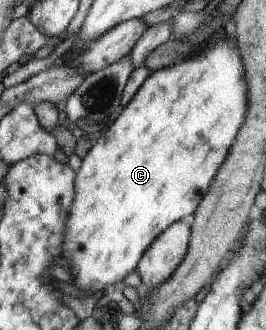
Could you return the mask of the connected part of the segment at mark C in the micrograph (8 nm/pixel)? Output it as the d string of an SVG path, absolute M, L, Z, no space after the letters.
M231 25L225 26L225 32L227 32L226 35L213 39L198 53L189 55L182 61L172 65L159 67L157 70L151 71L145 77L144 84L137 89L132 100L125 106L122 106L117 118L101 132L95 144L82 157L81 165L75 171L74 200L70 205L64 230L65 240L63 242L69 242L69 246L63 246L62 242L62 247L65 248L63 266L72 278L71 285L81 290L89 290L91 294L97 296L113 288L120 287L123 282L123 274L131 272L135 268L135 264L139 264L145 249L152 244L156 236L161 234L170 224L183 219L185 214L191 215L196 206L200 204L204 194L208 192L211 179L226 160L229 147L233 144L233 139L245 118L247 110L247 87L246 80L244 79L244 66Z

